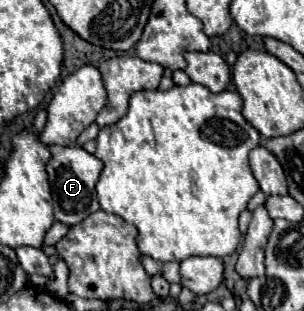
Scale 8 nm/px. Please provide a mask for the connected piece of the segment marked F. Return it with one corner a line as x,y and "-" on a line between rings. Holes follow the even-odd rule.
52,145
52,159
46,165
48,177
50,177
50,187
52,187
52,199
54,199
54,219
72,227
80,221
84,221
86,217
86,207
88,207
88,215
96,213
100,209
98,201
96,201
96,193
94,193
94,185
98,181
100,175
100,159
96,159
94,155
86,153
82,147
58,147
-
56,163
60,163
62,167
58,167

